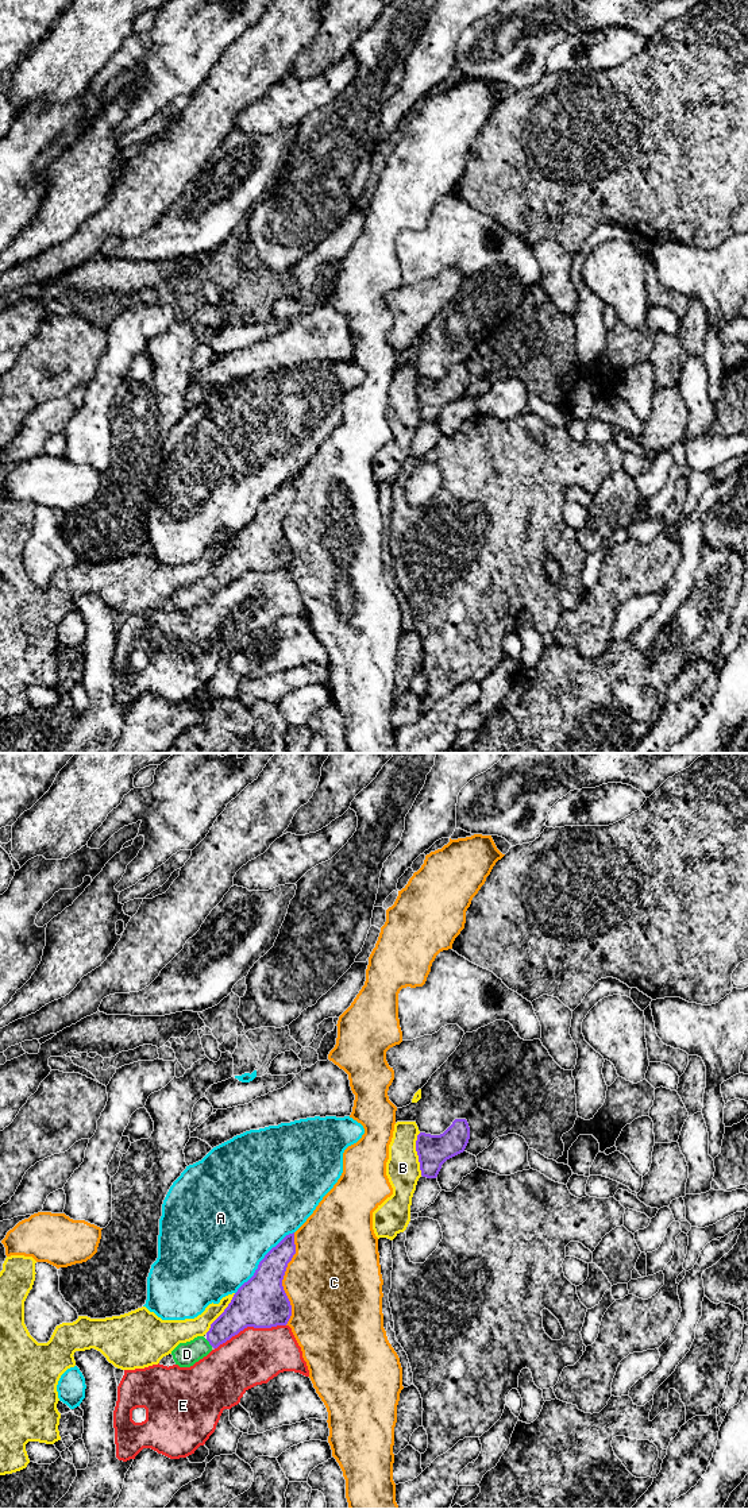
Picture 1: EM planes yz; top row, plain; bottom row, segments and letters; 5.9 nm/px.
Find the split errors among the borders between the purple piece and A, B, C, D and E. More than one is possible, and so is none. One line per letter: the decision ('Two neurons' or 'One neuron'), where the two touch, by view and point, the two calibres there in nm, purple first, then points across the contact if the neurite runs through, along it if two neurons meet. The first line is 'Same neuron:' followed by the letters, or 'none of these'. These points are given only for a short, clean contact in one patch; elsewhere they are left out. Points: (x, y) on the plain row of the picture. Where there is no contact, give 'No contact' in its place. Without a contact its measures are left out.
Same neuron: D
A: Two neurons. Touches purple at yz (261, 505). Thickness 300 nm (purple) against 500 nm
B: Two neurons. Touches purple at yz (417, 398). Thickness 190 nm (purple) against 200 nm
C: Two neurons. Touches purple at yz (282, 523). Thickness 300 nm (purple) against 480 nm
D: One neuron. Touches purple at yz (209, 587). Thickness 170 nm (purple) against 140 nm. Path across: yz (239, 558), (209, 587), (186, 598)
E: Two neurons. Touches purple at yz (250, 570). Thickness 300 nm (purple) against 340 nm

